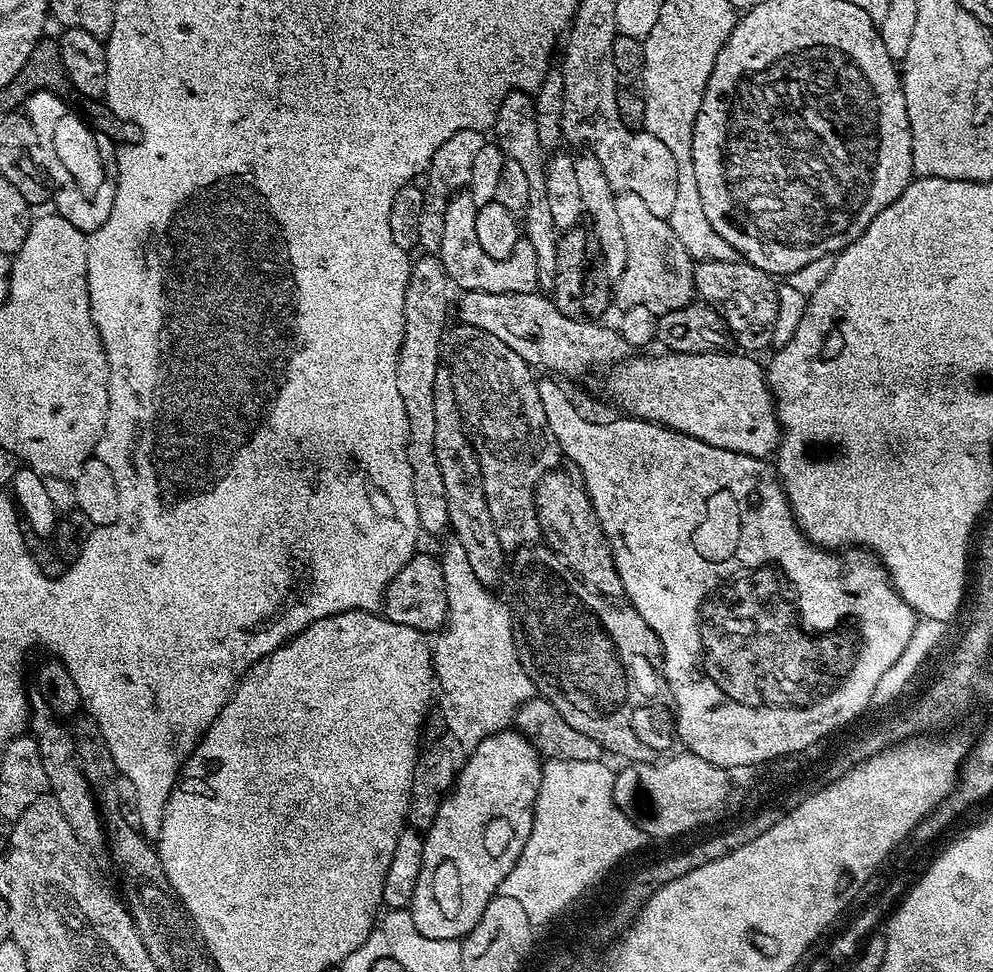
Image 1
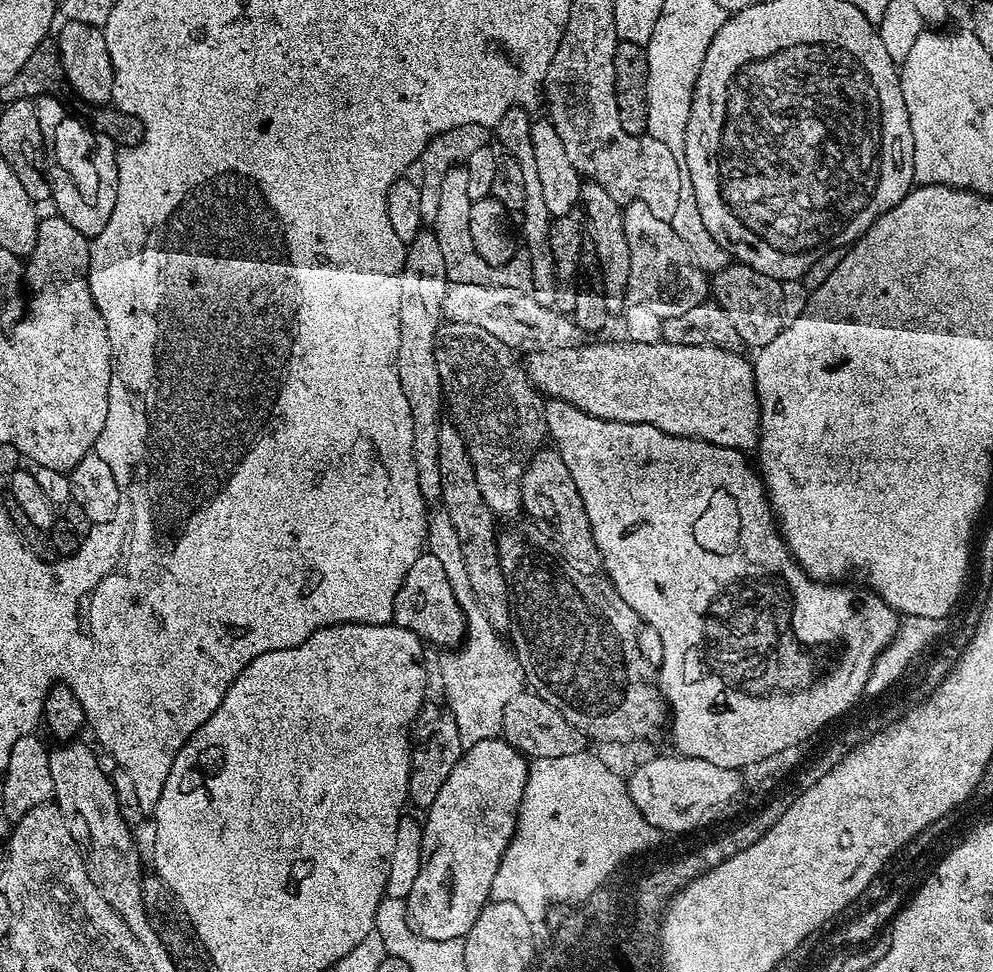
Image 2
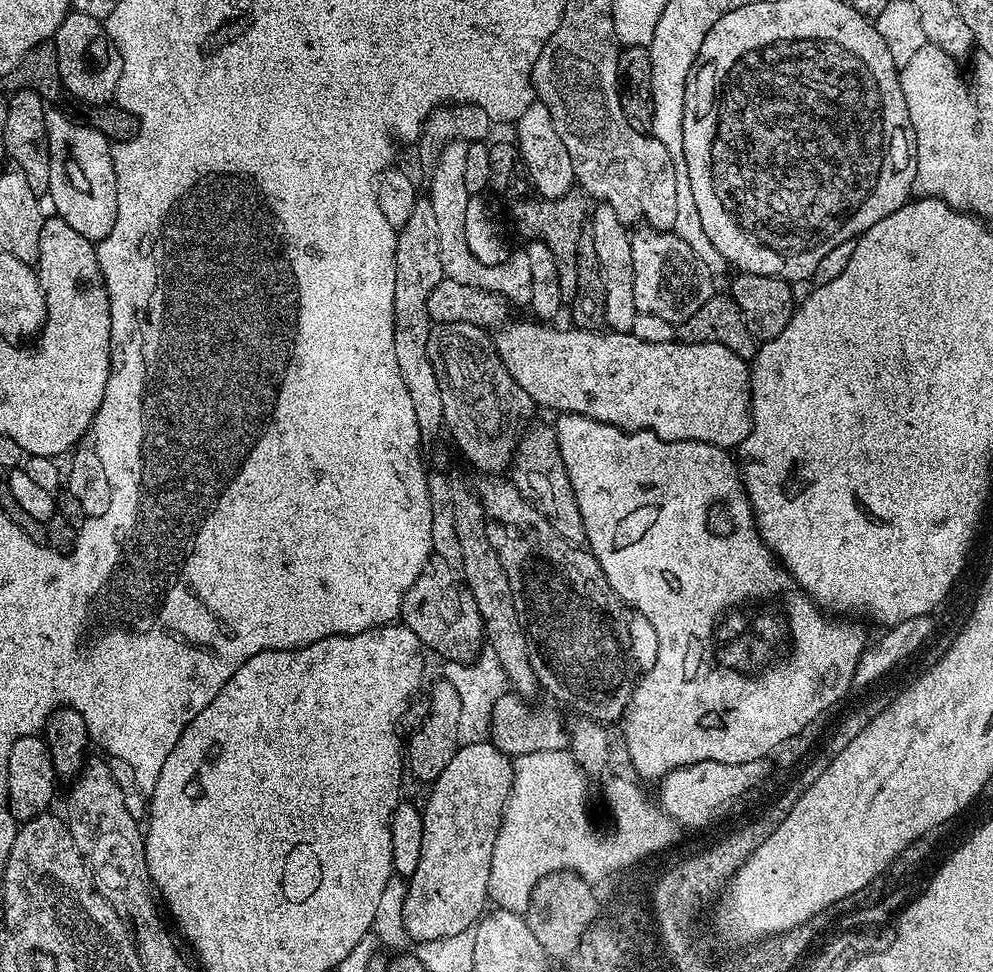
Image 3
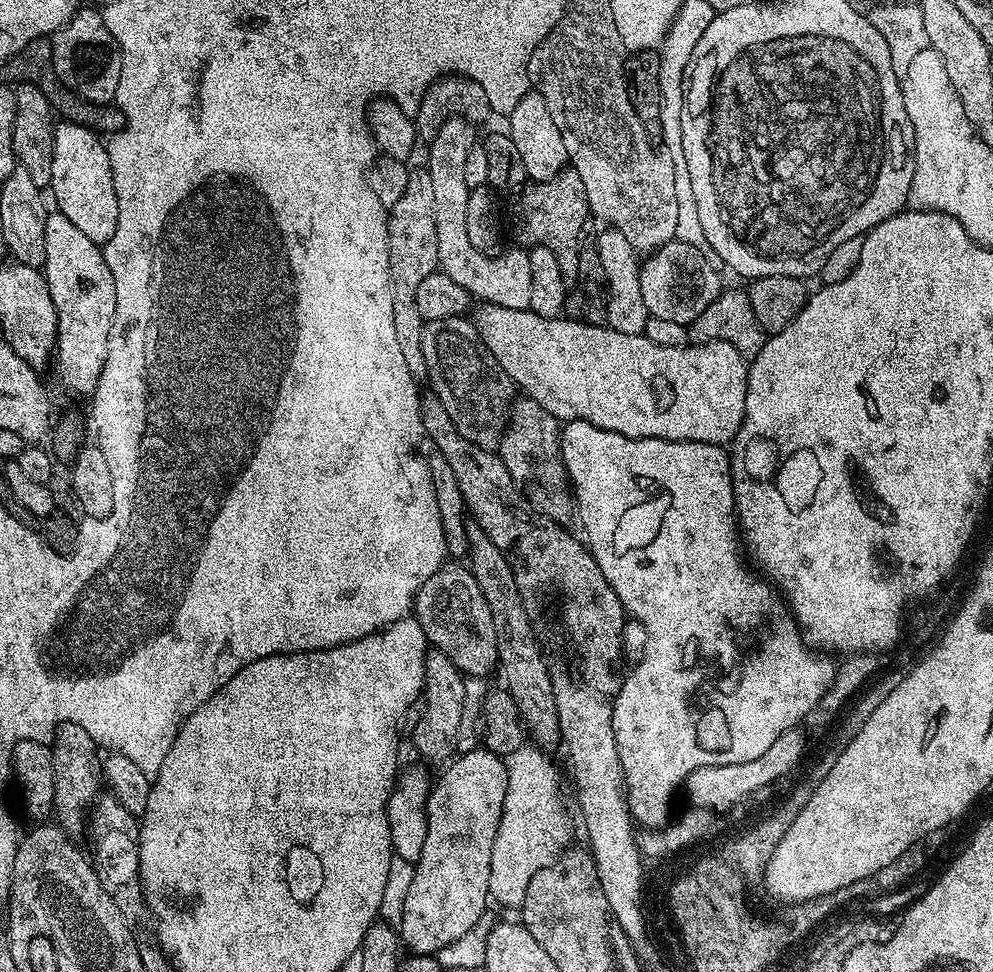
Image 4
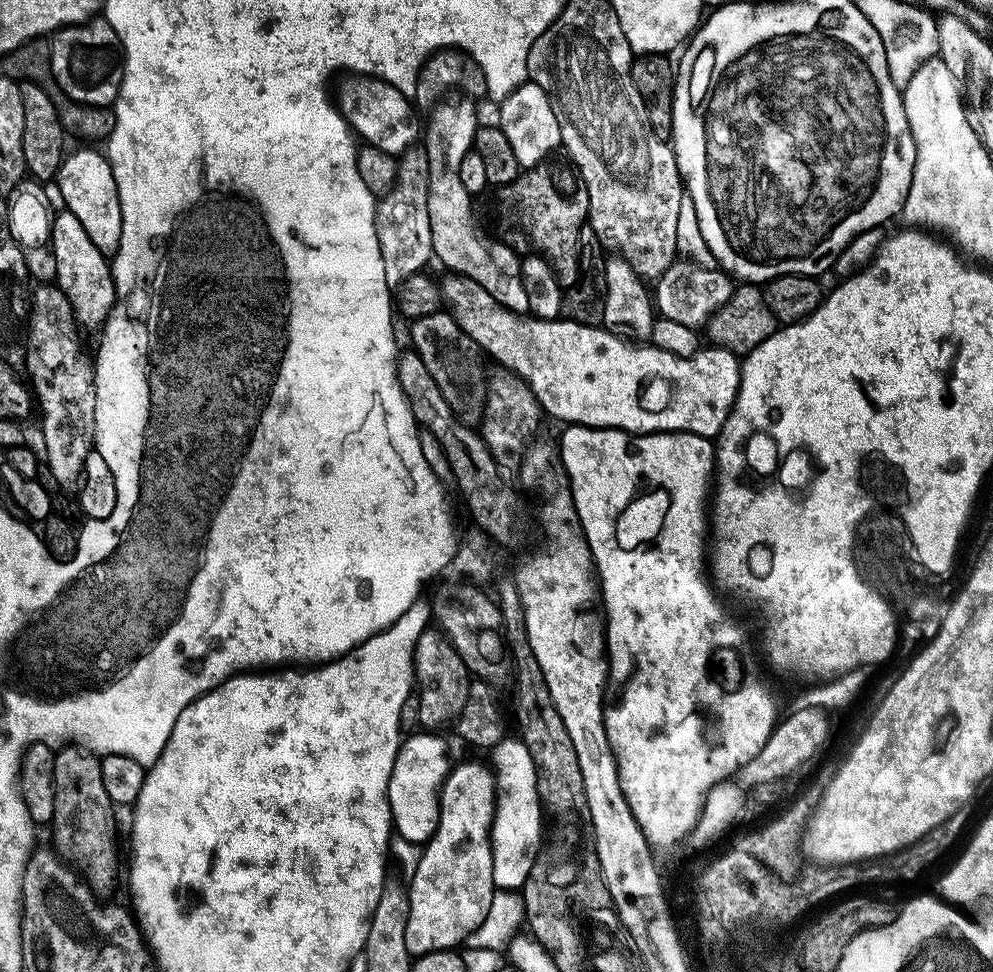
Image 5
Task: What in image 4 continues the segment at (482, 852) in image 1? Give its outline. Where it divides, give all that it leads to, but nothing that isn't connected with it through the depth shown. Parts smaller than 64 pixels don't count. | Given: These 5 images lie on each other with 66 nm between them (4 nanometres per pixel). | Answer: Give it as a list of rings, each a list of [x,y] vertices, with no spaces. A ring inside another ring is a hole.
[[[478,746],[449,759],[446,767],[448,769],[437,780],[435,778],[428,794],[426,840],[415,862],[416,873],[410,892],[398,913],[400,936],[412,954],[436,954],[440,948],[462,938],[476,922],[485,919],[484,907],[490,904],[490,858],[502,806],[506,802],[506,766],[489,748]]]

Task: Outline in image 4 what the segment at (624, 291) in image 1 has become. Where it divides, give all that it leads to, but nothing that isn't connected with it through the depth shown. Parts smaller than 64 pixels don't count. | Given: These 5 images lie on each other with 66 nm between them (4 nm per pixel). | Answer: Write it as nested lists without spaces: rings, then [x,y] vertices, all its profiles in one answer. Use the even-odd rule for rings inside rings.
[[[677,239],[666,242],[640,264],[642,300],[648,315],[666,318],[667,321],[678,322],[685,326],[690,325],[692,320],[698,318],[706,306],[710,306],[721,293],[720,275],[714,266],[710,266],[710,262],[702,258],[702,254],[698,254],[698,250],[686,246],[686,242]]]

